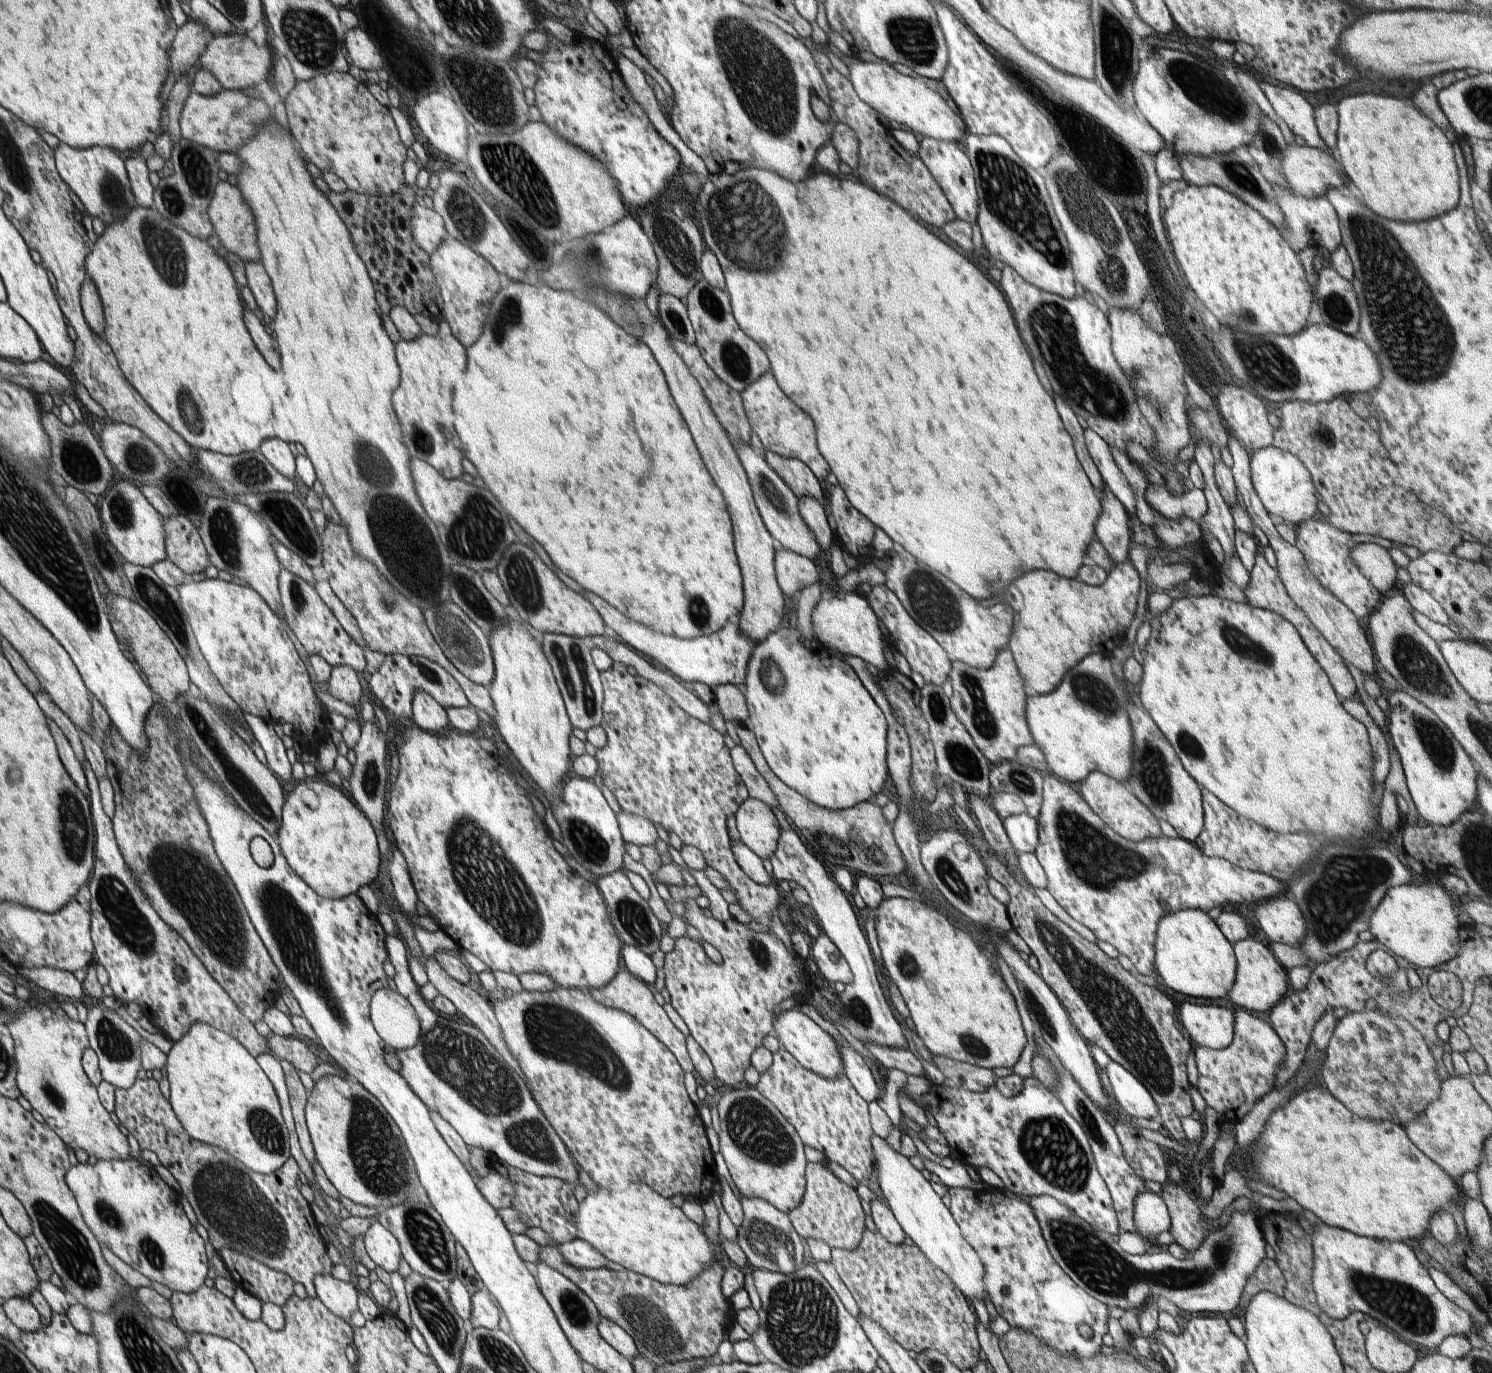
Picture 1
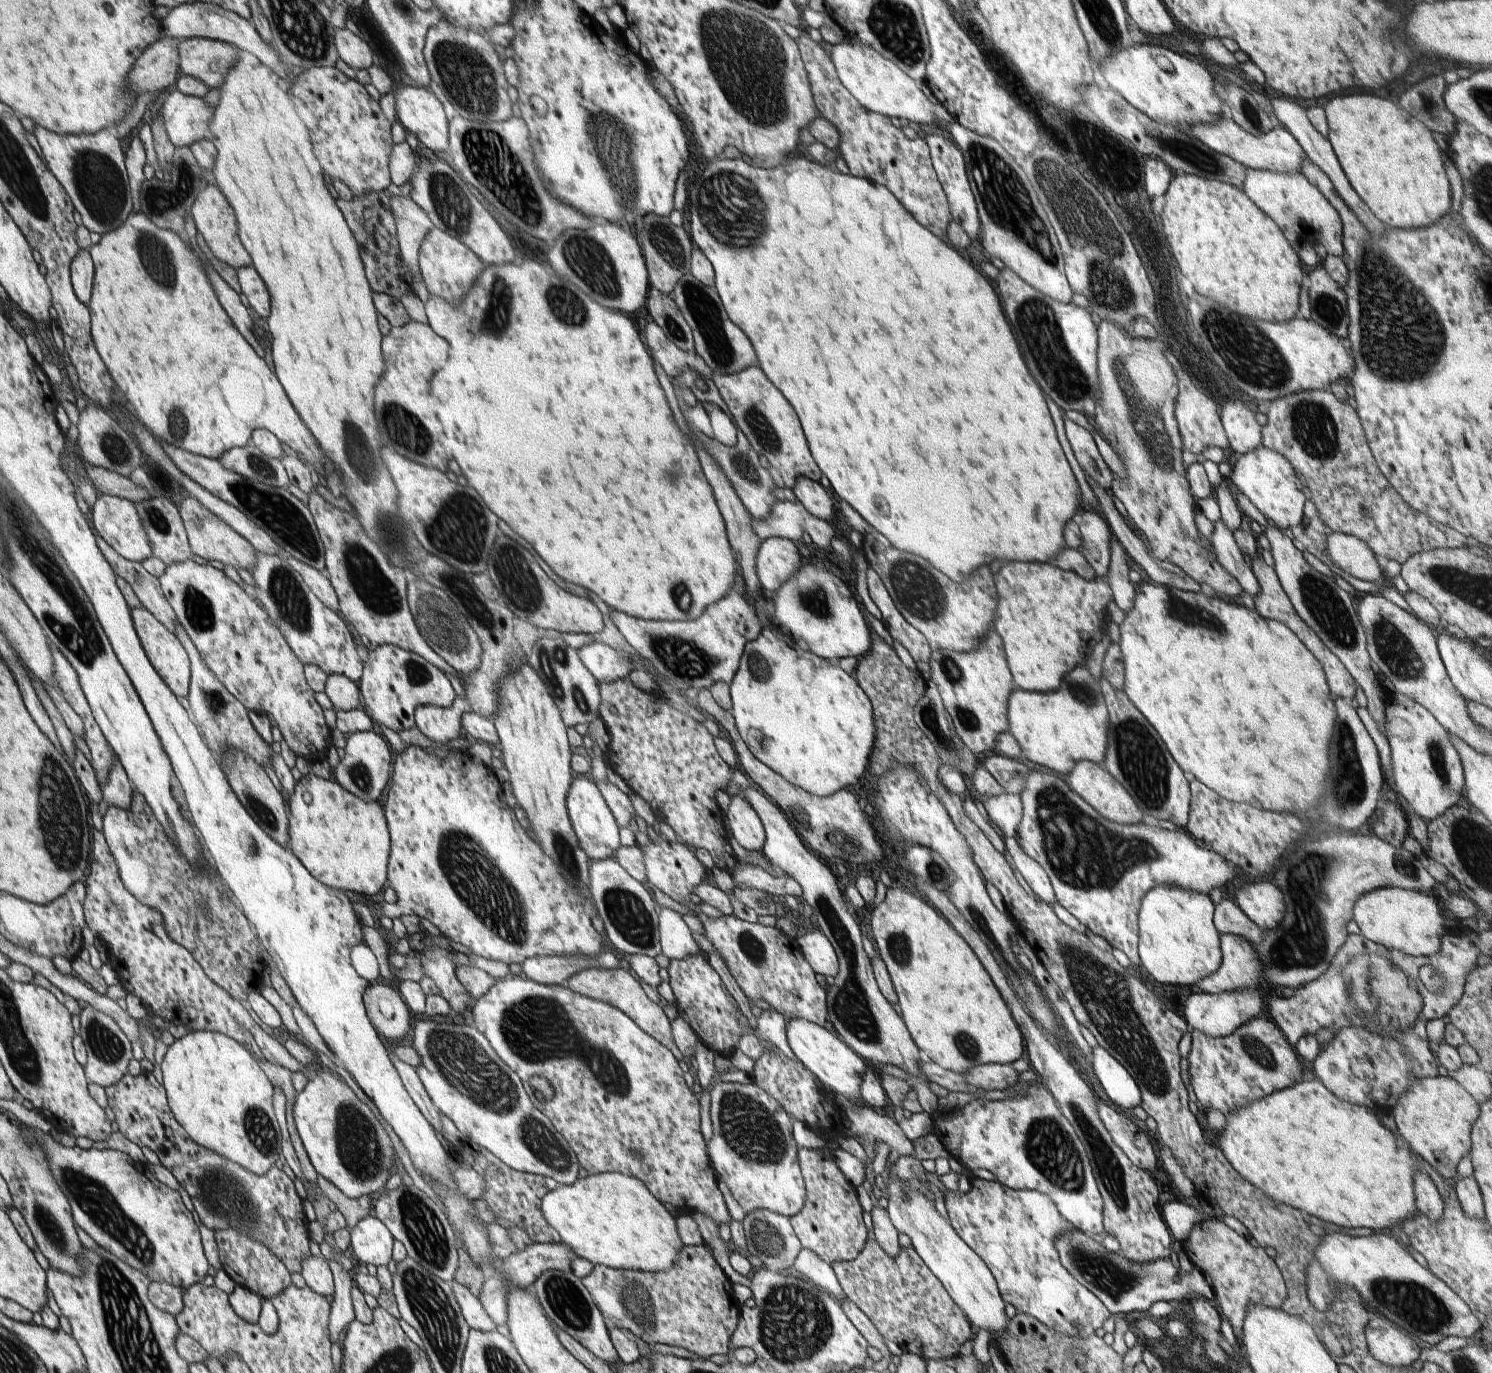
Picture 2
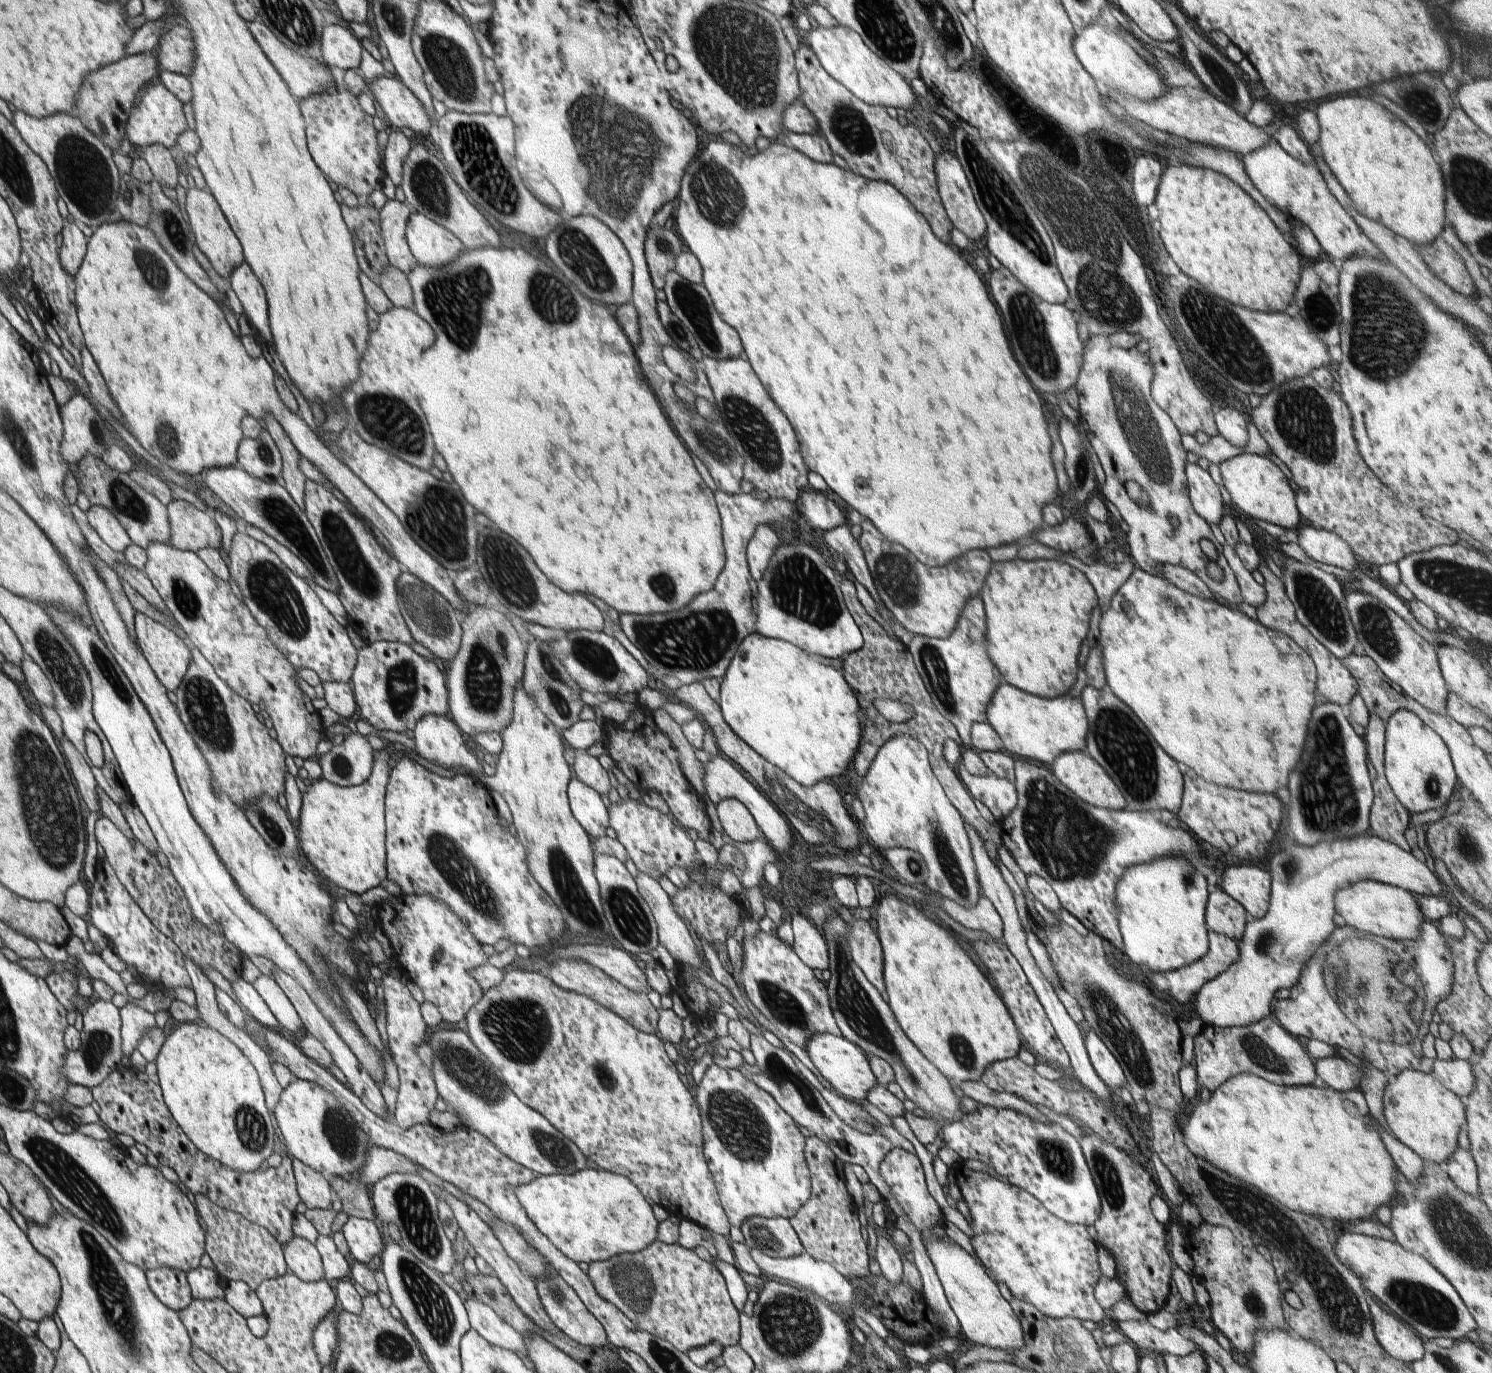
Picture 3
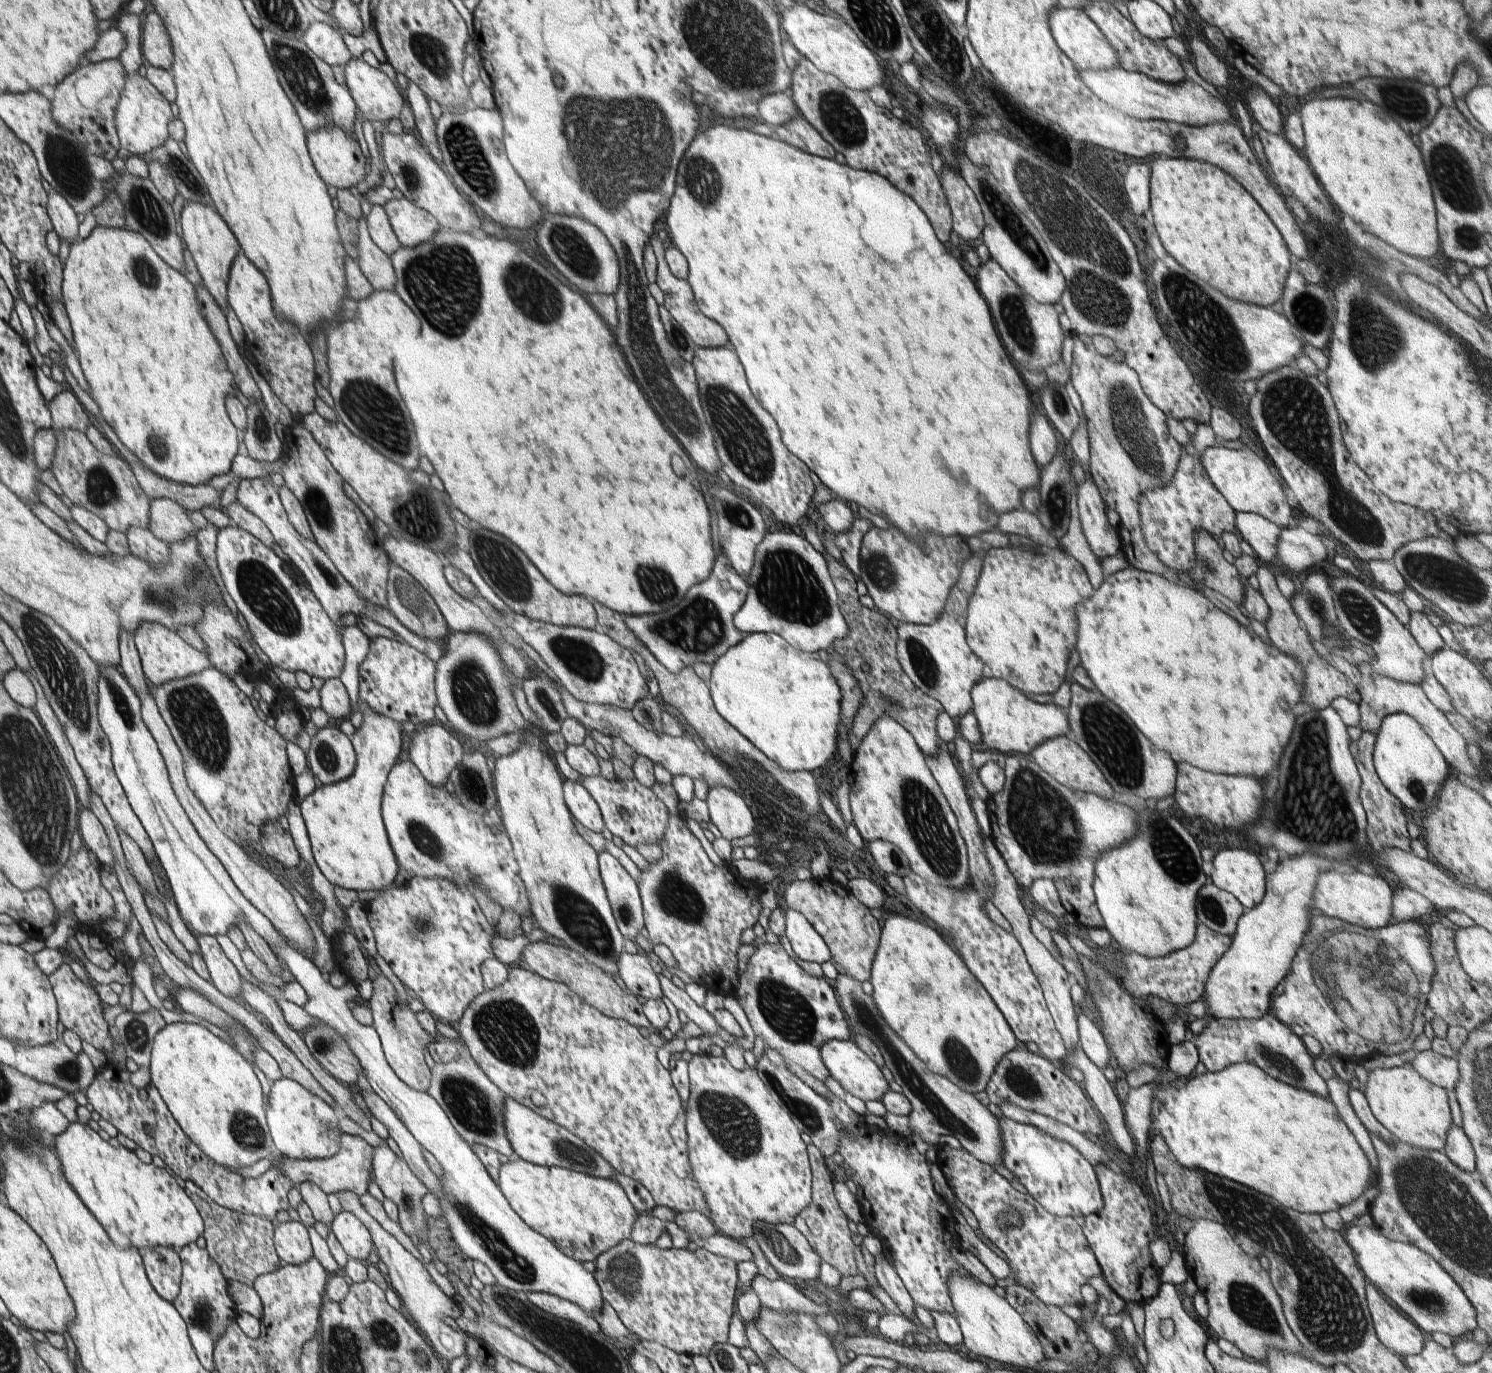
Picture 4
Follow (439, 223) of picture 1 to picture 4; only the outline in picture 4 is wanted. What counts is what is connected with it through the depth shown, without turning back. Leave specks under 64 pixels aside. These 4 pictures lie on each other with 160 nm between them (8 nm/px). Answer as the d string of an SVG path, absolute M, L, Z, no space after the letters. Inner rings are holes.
M374 205L367 220L368 230L372 240L389 257L401 249L400 241L389 221L384 205Z

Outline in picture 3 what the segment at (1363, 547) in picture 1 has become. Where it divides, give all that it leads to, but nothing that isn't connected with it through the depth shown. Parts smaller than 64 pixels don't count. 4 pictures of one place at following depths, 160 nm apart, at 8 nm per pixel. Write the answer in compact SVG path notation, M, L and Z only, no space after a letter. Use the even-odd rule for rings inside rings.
M1313 526L1301 529L1297 533L1299 546L1313 560L1351 573L1358 568L1355 552L1340 535L1326 529L1314 529Z

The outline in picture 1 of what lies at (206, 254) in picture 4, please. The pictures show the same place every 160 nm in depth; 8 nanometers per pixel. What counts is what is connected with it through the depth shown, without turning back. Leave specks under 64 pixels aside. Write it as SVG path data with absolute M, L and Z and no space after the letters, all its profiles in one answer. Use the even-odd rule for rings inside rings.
M220 182L216 186L216 190L214 190L210 201L208 214L215 228L216 236L230 252L241 256L246 262L260 260L260 250L258 250L258 244L256 244L254 214L250 210L248 202L244 202L242 192L234 184Z

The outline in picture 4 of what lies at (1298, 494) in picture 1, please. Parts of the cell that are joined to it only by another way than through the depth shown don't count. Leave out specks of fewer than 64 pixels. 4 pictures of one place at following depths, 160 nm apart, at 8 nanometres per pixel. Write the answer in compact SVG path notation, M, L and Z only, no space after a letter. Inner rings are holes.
M1208 447L1200 460L1214 486L1236 512L1253 512L1281 528L1288 527L1288 522L1292 518L1292 506L1288 505L1286 493L1270 471L1270 466L1255 454L1254 450L1247 452L1243 449Z

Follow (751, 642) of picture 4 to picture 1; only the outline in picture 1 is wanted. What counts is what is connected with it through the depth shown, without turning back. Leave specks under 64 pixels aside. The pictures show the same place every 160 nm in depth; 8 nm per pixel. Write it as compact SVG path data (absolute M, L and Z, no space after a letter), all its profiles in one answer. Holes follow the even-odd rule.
M786 624L776 632L770 633L761 643L756 644L753 649L754 654L751 655L748 663L748 682L746 682L747 694L745 698L747 700L747 709L749 710L746 725L755 734L763 758L770 765L771 771L786 786L799 792L810 802L822 808L839 811L873 801L875 795L878 792L882 792L884 784L890 780L887 765L887 732L889 728L884 713L858 678L856 671L842 657L838 656L837 653L828 650L828 648L823 648L817 639L808 640L798 630L790 630L790 626Z

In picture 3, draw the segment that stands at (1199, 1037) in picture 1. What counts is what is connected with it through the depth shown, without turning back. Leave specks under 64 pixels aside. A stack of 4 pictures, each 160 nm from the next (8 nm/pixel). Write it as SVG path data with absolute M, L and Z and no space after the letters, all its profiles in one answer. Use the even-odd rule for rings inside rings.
M1362 833L1360 836L1352 838L1339 838L1332 840L1332 842L1328 842L1328 844L1326 844L1326 842L1316 843L1315 845L1309 847L1297 843L1294 838L1290 838L1290 842L1286 844L1285 840L1284 848L1282 848L1282 850L1280 850L1280 852L1278 852L1278 854L1276 854L1272 860L1270 860L1269 868L1271 874L1271 899L1269 907L1267 908L1266 916L1258 919L1250 919L1248 924L1245 926L1245 932L1242 935L1242 938L1237 943L1239 946L1238 960L1236 960L1234 964L1231 964L1230 968L1227 968L1222 974L1219 974L1217 977L1214 977L1212 980L1209 980L1206 984L1204 984L1204 986L1202 986L1202 988L1194 996L1192 1004L1194 1005L1196 1012L1200 1020L1202 1020L1204 1026L1210 1025L1220 1028L1241 1027L1258 1022L1270 1014L1270 1010L1272 1010L1272 998L1275 996L1274 994L1276 994L1280 988L1291 989L1299 981L1301 975L1305 973L1306 963L1331 937L1334 929L1337 927L1334 923L1334 914L1337 913L1337 910L1335 909L1335 894L1340 889L1345 889L1346 887L1360 881L1378 881L1403 888L1408 892L1414 893L1416 896L1434 896L1442 892L1442 884L1440 884L1442 880L1440 880L1440 878L1438 878L1436 874L1434 874L1434 872L1432 872L1432 870L1426 866L1426 863L1422 863L1420 860L1416 859L1410 850L1404 850L1397 844L1381 839L1380 837L1377 837L1371 833Z

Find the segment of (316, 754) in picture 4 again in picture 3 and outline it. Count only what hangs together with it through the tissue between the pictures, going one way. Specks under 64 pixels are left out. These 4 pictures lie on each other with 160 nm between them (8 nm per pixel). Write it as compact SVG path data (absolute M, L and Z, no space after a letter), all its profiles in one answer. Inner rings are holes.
M352 733L317 760L326 780L341 787L353 787L366 782L372 775L375 749L365 735Z

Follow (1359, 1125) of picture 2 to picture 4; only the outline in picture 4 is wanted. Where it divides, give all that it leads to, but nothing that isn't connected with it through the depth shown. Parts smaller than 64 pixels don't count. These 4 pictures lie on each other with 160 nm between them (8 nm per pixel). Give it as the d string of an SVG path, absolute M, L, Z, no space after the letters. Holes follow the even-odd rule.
M1234 1063L1217 1073L1206 1072L1203 1076L1197 1076L1194 1073L1192 1078L1188 1078L1184 1088L1172 1088L1170 1083L1162 1085L1165 1087L1156 1091L1151 1100L1152 1134L1162 1135L1171 1154L1186 1168L1211 1172L1220 1178L1227 1178L1253 1188L1255 1191L1275 1198L1285 1208L1291 1208L1301 1213L1318 1213L1319 1215L1322 1212L1339 1210L1343 1206L1352 1204L1354 1200L1362 1196L1362 1193L1372 1182L1372 1169L1364 1150L1356 1142L1348 1125L1338 1115L1338 1109L1329 1097L1323 1097L1276 1080L1252 1063Z

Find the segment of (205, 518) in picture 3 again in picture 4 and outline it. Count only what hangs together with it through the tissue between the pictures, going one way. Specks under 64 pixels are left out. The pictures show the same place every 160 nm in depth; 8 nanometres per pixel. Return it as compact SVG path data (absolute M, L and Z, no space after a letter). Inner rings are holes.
M172 499L152 500L150 532L167 543L181 543L188 537L196 536L196 526L188 517L187 509Z

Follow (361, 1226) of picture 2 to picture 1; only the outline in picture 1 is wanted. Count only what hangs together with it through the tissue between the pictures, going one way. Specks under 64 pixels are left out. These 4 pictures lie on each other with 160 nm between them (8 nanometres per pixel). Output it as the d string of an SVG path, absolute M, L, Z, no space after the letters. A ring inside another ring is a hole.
M376 1220L362 1239L365 1242L366 1252L376 1266L384 1268L389 1273L398 1270L398 1264L402 1260L400 1244L382 1223Z

